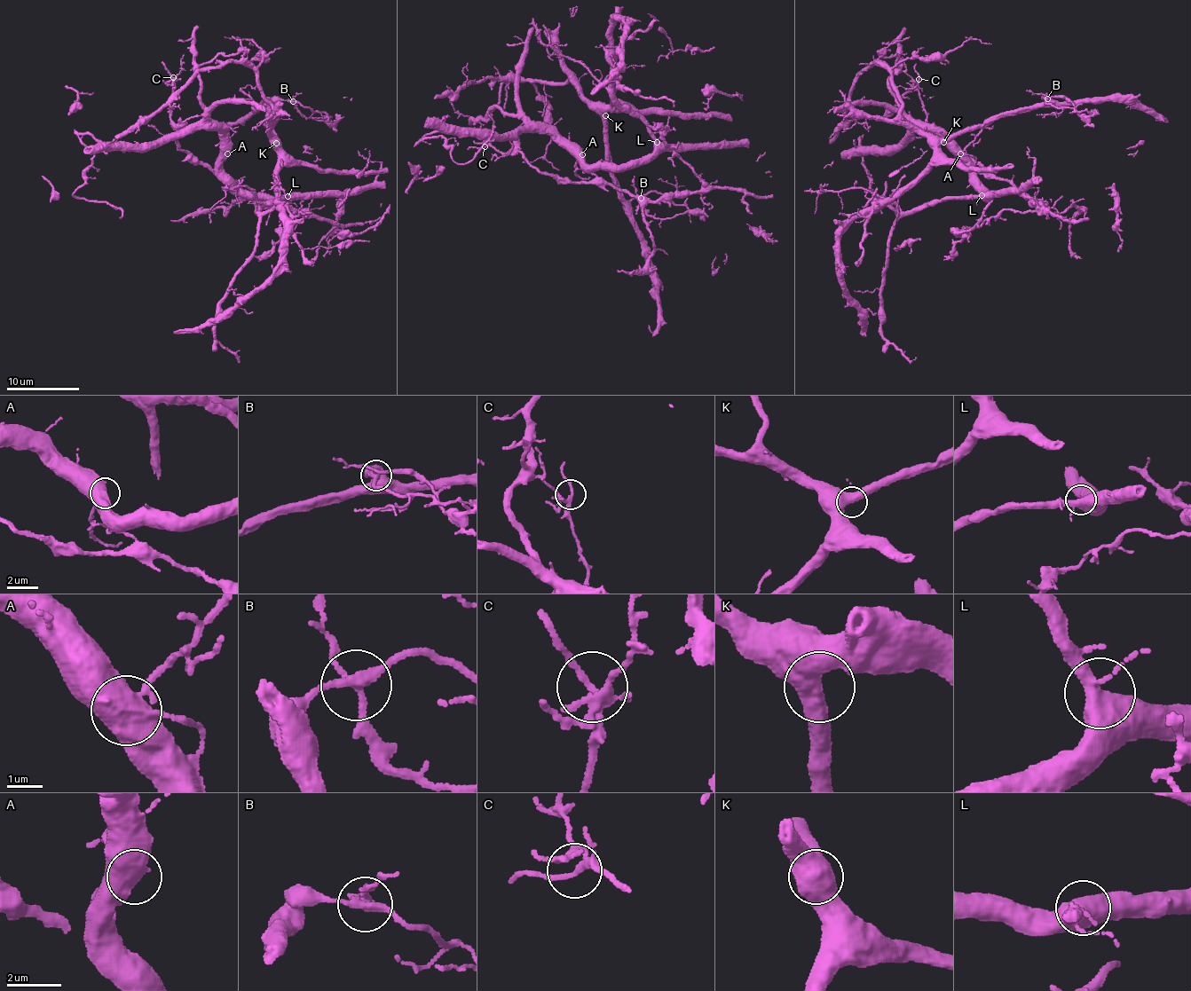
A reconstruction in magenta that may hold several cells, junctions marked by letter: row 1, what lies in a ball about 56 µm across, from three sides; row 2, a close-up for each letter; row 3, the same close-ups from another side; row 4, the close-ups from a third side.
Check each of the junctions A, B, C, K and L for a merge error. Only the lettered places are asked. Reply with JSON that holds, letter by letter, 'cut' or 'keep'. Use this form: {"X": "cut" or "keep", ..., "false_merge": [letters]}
{"A": "cut", "B": "cut", "C": "keep", "K": "keep", "L": "keep", "false_merge": ["A", "B"]}

